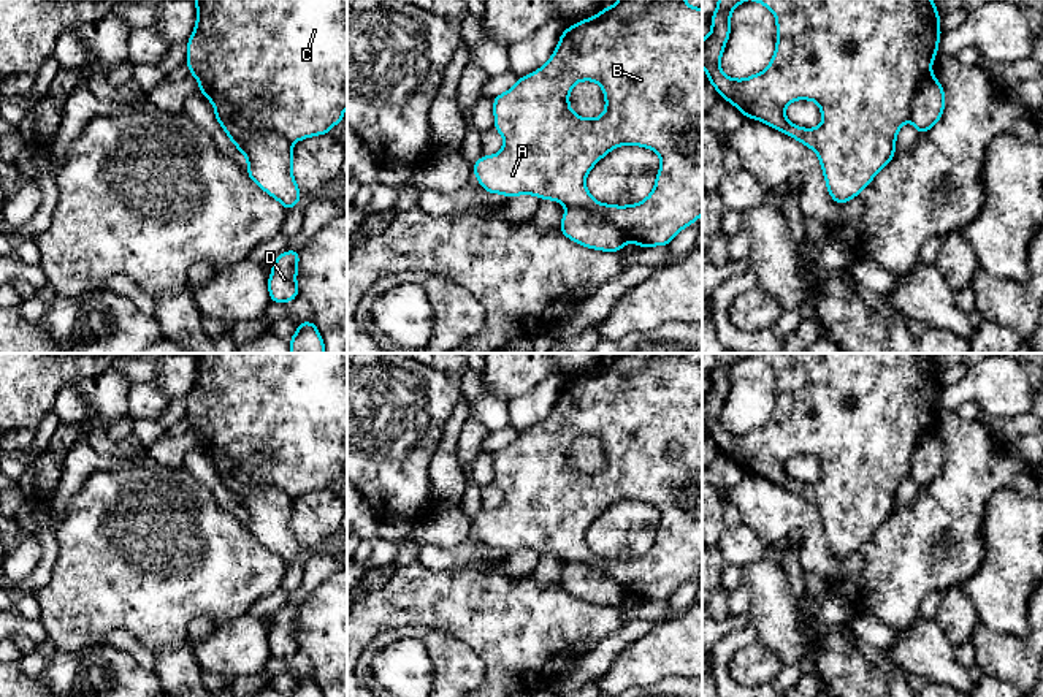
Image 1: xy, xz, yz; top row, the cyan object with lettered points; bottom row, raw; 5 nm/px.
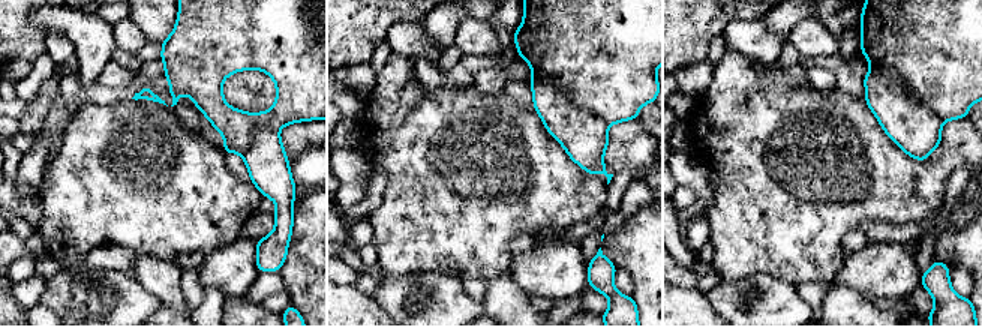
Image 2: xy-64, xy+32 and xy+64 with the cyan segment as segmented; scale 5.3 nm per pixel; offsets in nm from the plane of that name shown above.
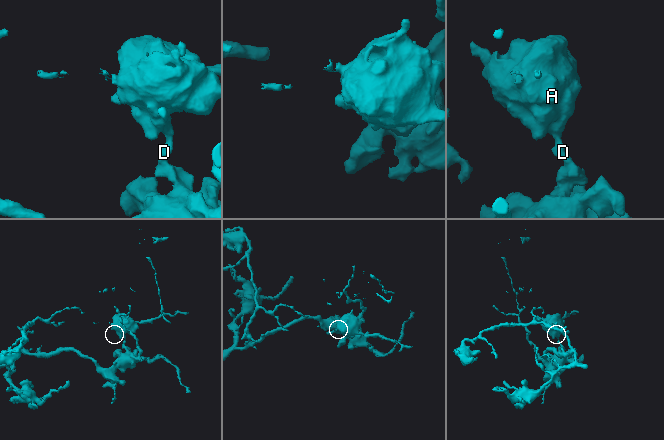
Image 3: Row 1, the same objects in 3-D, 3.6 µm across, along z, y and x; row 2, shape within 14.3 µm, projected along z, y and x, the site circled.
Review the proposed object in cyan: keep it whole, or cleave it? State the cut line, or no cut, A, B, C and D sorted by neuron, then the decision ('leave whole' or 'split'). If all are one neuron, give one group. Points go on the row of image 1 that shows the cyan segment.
xy (213, 102), (224, 102), (241, 129), (271, 130), (290, 143) | A B C / D | split

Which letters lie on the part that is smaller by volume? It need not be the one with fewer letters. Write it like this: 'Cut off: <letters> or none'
Cut off: A, B, C

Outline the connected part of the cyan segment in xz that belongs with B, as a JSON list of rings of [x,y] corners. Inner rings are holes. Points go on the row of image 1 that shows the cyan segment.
[[[618,0],[610,8],[601,8],[598,16],[564,29],[550,60],[495,97],[493,112],[493,127],[502,135],[504,147],[495,155],[482,155],[471,171],[485,192],[555,200],[567,209],[602,217],[644,249],[669,246],[682,228],[702,215],[702,8],[691,8],[685,0]],[[579,81],[594,81],[602,87],[606,111],[598,119],[583,119],[569,108],[569,92]],[[625,144],[659,155],[655,189],[637,204],[602,204],[590,195],[585,179],[604,155]]]

